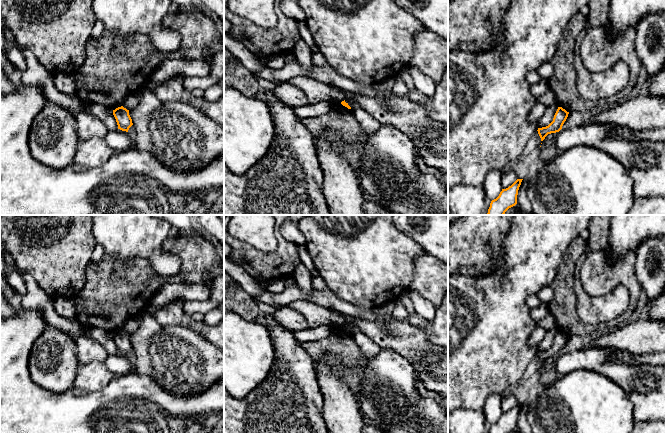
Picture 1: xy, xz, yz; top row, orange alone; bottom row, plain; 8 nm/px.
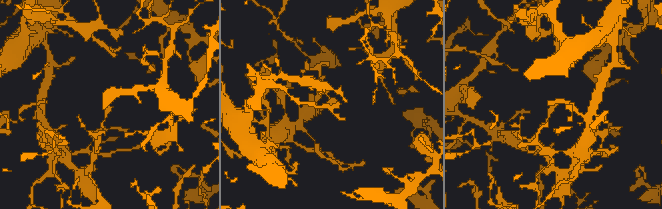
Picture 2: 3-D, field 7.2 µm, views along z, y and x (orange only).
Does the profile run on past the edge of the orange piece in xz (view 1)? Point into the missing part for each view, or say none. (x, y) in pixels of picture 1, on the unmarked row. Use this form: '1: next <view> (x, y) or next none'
1: next none

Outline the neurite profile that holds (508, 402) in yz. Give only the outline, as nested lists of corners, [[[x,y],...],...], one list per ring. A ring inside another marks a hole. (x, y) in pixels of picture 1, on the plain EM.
[[[509,394],[505,397],[501,398],[501,409],[502,413],[506,413],[511,410],[517,404],[517,399],[512,395]]]

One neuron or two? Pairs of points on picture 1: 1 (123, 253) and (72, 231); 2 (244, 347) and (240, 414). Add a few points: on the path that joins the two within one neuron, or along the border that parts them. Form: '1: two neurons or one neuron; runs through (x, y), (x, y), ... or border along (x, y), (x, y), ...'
1: two neurons; border along (91, 225), (91, 233), (97, 243)
2: two neurons; border along (260, 383), (243, 397), (234, 398)

